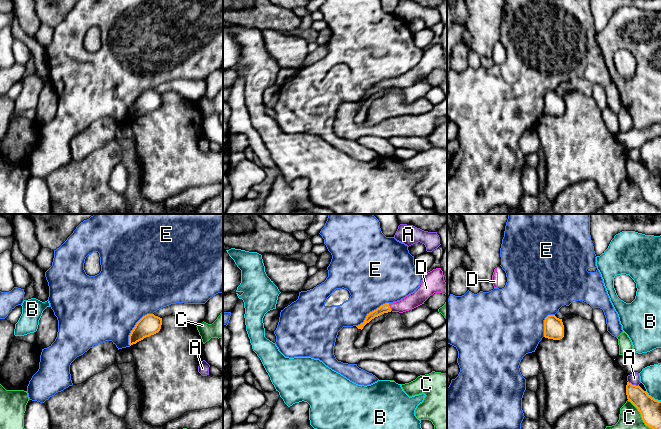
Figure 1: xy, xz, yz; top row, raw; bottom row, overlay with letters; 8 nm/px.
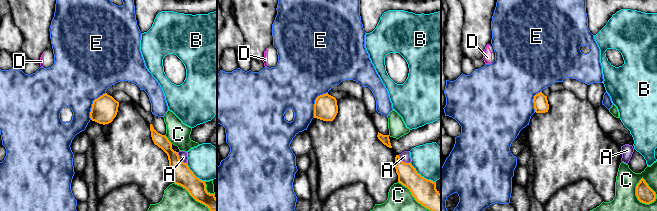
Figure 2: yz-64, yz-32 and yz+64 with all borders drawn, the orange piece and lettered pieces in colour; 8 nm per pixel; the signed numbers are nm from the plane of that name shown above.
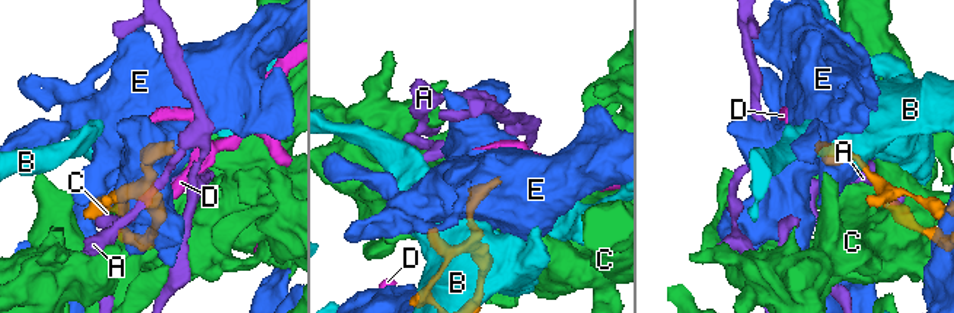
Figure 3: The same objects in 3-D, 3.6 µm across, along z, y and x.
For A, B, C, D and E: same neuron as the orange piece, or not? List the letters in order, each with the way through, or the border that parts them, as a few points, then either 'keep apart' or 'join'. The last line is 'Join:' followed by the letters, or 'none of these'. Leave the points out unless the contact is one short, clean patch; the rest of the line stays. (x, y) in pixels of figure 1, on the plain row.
A: border along yz (628, 157), (638, 161); keep apart
B: border along yz (645, 167), (660, 177); keep apart
C: keep apart
D: runs through xz (385, 84), (389, 83), (402, 82), (418, 73); join
E: keep apart
Join: D

